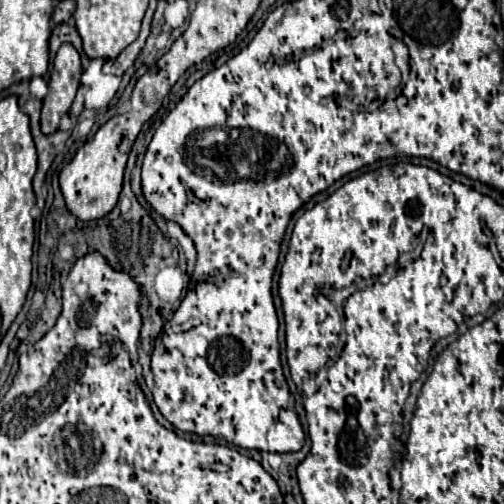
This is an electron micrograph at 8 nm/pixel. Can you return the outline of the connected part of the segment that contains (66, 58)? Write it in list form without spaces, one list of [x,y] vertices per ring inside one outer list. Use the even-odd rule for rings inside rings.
[[[64,43],[54,57],[54,69],[50,73],[48,93],[42,99],[40,129],[44,135],[56,133],[60,117],[68,113],[76,89],[80,87],[80,75],[82,75],[80,53],[70,43]]]

